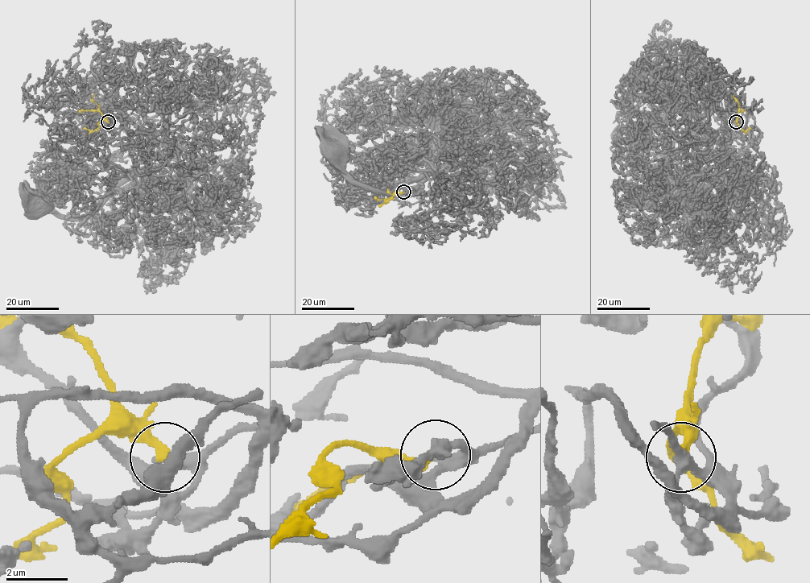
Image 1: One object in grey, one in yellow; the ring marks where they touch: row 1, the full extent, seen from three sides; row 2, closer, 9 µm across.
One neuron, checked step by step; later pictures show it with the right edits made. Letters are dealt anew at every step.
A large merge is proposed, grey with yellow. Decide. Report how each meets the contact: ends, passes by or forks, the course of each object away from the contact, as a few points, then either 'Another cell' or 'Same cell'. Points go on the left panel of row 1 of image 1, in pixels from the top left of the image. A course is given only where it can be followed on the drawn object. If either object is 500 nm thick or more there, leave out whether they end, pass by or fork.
At the ring grey passes by. At the ring yellow ends. Course of grey: (108, 122), (128, 117), (138, 130), (47, 157), (35, 176), (54, 179), (36, 179), (39, 206). Course of yellow: (108, 122), (100, 121), (99, 126), (93, 130), (83, 128). Another cell

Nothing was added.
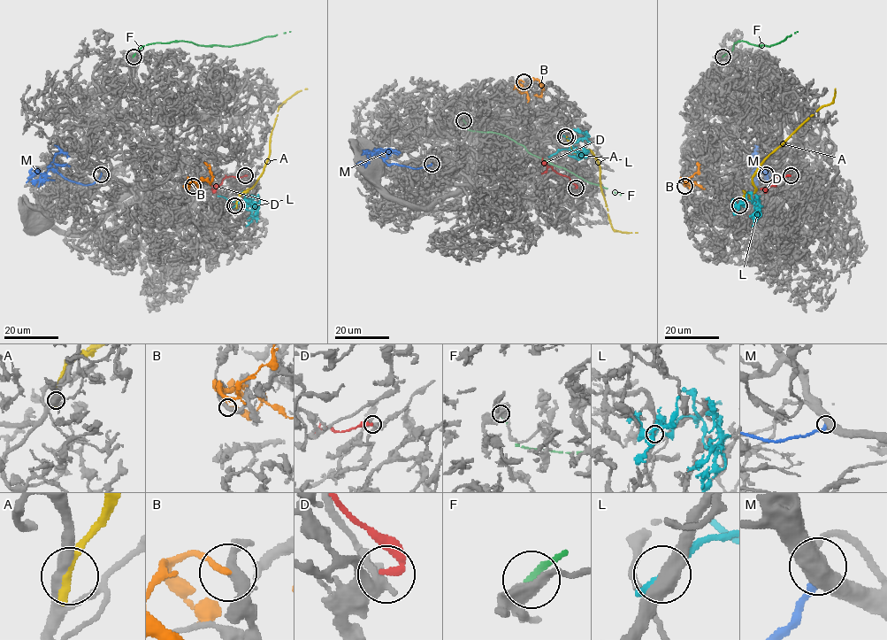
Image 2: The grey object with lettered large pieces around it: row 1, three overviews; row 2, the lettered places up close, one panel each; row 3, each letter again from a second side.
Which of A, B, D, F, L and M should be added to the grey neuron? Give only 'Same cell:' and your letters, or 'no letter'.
Same cell: M

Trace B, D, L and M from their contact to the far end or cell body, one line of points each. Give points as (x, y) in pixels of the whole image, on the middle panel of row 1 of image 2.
B: (523, 81), (518, 81), (523, 88), (534, 80), (539, 81), (543, 89), (540, 96), (534, 95)
D: (576, 188), (568, 176), (544, 163), (542, 158)
L: (565, 136), (580, 139), (570, 144), (569, 149), (582, 156), (576, 158), (568, 156)
M: (431, 164), (412, 168), (387, 164), (367, 150), (369, 161), (356, 163)

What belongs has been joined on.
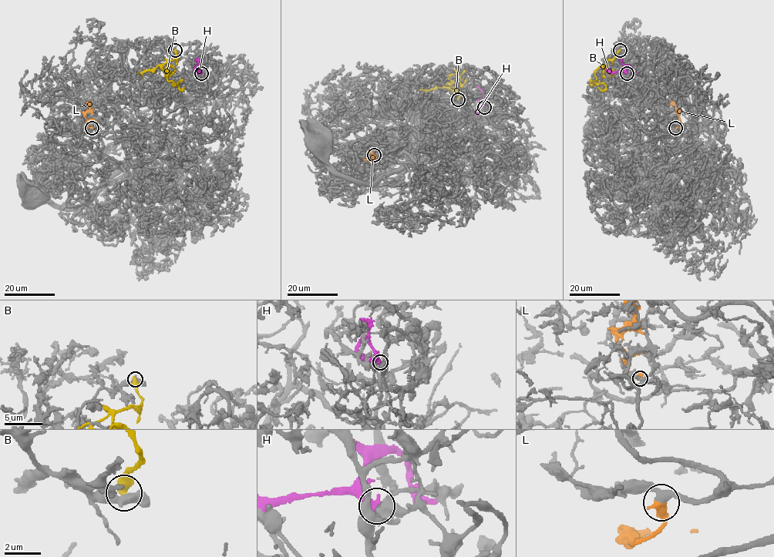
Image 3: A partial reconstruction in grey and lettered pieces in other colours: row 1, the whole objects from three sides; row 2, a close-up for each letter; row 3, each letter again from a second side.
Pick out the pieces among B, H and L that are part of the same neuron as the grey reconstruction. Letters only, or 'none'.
L

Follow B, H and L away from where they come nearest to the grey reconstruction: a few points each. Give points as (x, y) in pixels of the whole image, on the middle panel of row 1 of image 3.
B: (458, 99), (460, 93), (450, 85), (452, 83), (449, 74), (455, 74), (460, 85), (466, 78)
H: (484, 107), (482, 92), (476, 86)
L: (374, 156), (370, 161), (367, 159), (373, 155), (372, 149)

